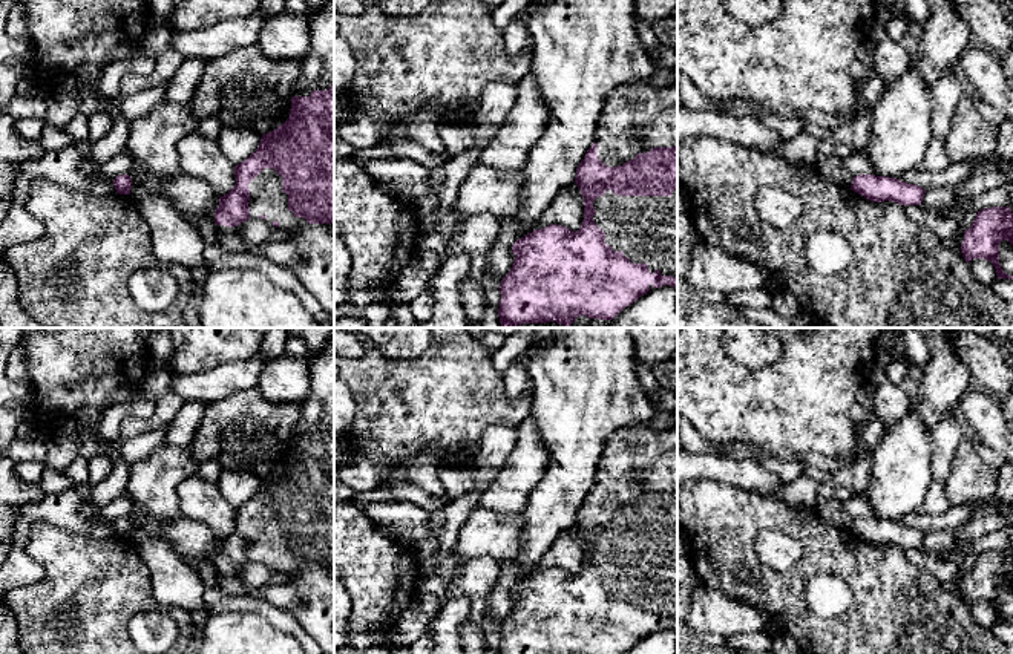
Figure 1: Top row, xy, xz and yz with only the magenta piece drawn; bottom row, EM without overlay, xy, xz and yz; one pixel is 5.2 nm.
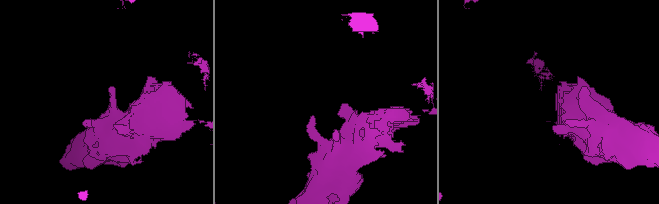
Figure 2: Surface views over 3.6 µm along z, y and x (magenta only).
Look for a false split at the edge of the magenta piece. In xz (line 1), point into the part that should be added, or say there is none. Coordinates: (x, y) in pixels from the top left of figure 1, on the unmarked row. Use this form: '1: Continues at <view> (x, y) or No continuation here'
1: Continues at xz (638, 460)

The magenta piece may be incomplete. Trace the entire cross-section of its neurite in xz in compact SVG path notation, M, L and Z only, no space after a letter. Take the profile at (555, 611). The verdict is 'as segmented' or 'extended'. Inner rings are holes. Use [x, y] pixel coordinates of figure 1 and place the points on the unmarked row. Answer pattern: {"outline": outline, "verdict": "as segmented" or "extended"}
{"outline": "M634 424L616 430L601 453L596 482L578 508L575 525L584 541L581 571L572 574L562 568L552 567L515 584L512 588L515 603L501 623L498 654L622 654L654 631L665 628L677 631L677 424L665 430L656 430L647 424Z", "verdict": "extended"}

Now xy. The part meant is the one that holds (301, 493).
{"outline": "M334 342L310 358L310 392L300 404L300 421L293 432L288 463L262 478L259 490L234 510L234 521L234 530L219 539L215 553L221 591L264 599L287 611L325 654L334 654ZM248 562L265 564L284 573L288 582L250 590L236 574L236 570Z", "verdict": "extended"}

